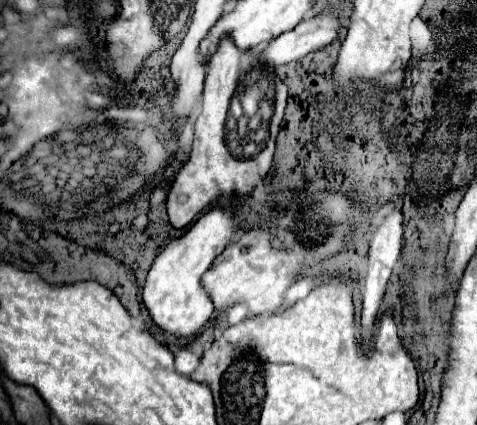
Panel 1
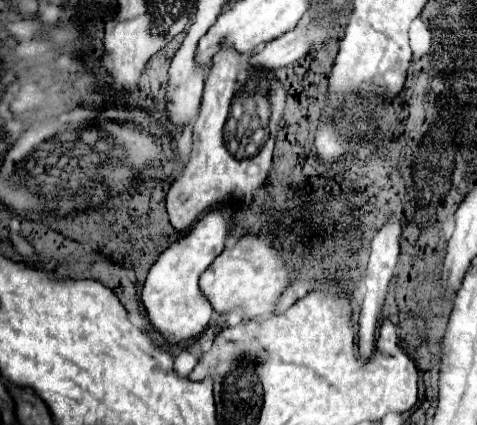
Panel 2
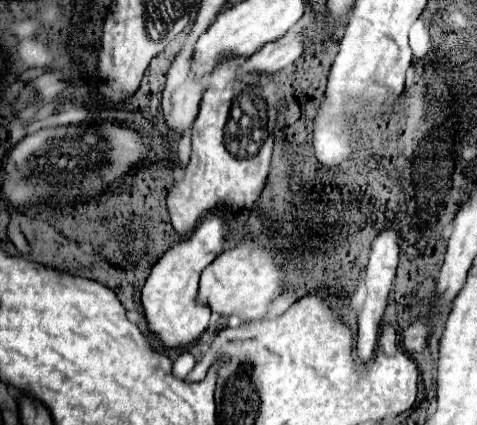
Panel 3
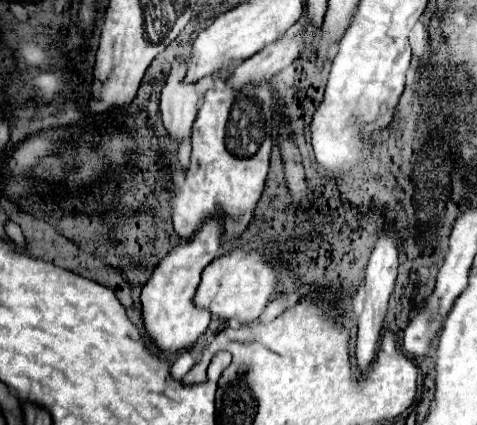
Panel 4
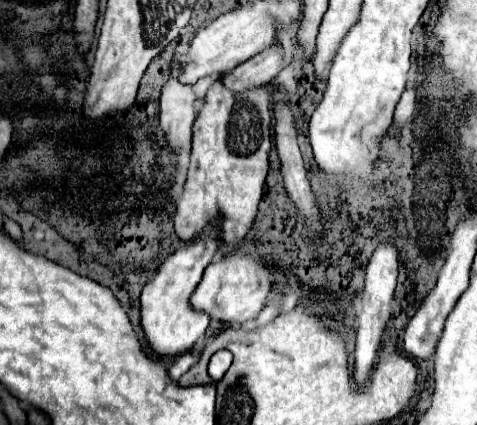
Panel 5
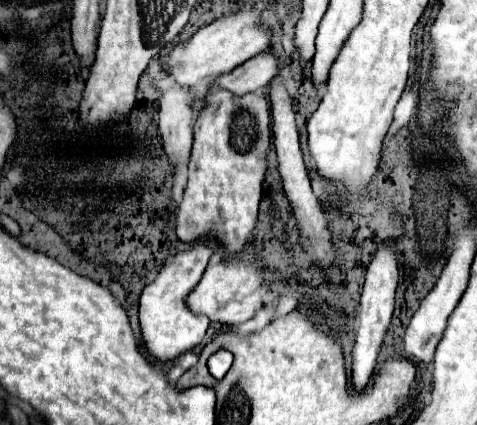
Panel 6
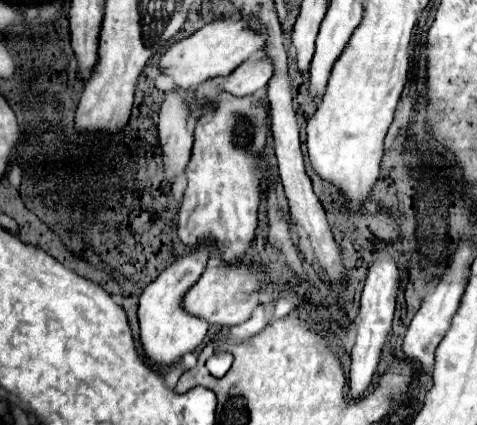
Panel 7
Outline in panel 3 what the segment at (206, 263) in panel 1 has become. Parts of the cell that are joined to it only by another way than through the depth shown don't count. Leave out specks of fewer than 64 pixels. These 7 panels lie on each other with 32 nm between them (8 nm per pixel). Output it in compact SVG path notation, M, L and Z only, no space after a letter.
M208 214L188 238L166 250L152 266L150 276L142 288L142 306L150 330L158 334L164 346L178 348L182 344L188 344L208 328L212 310L208 308L208 304L202 304L198 300L198 280L202 270L222 252L226 232L226 220L220 214Z

